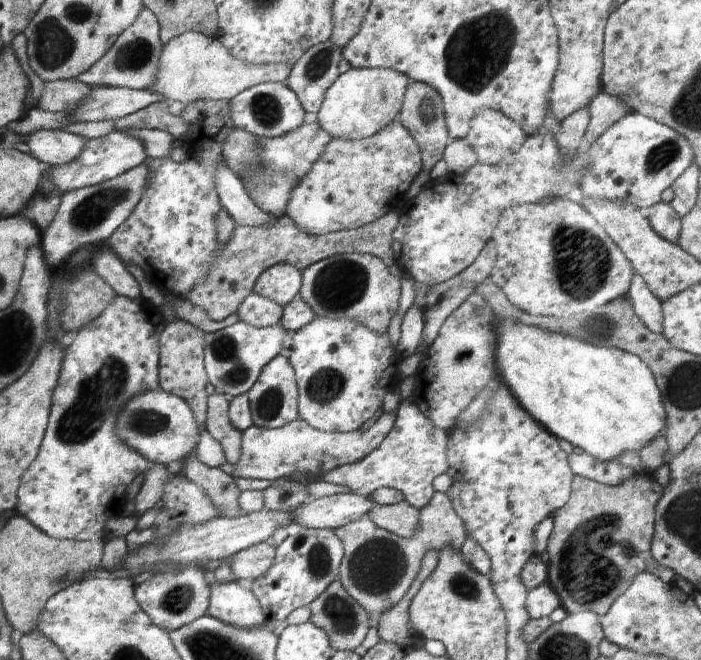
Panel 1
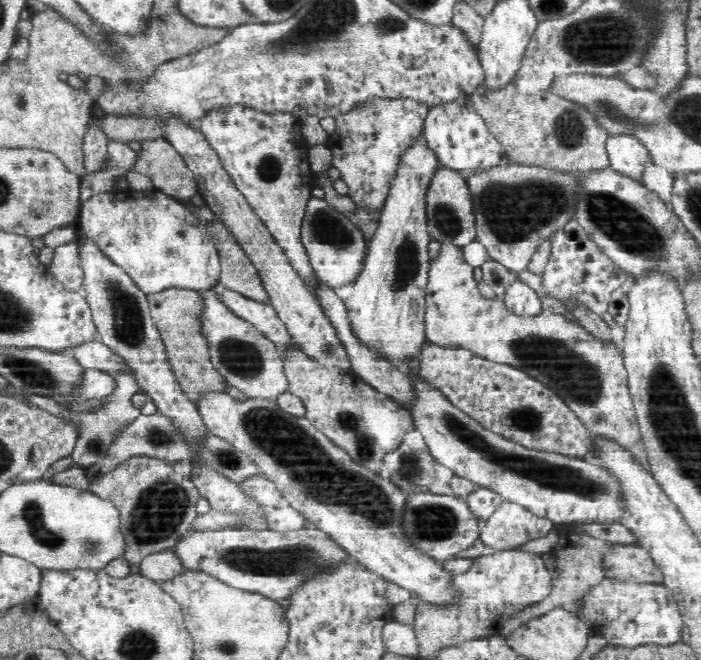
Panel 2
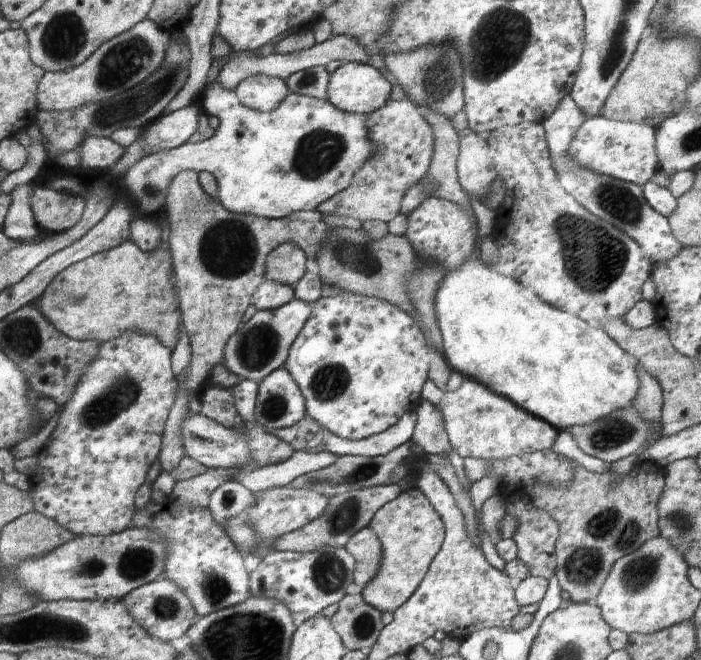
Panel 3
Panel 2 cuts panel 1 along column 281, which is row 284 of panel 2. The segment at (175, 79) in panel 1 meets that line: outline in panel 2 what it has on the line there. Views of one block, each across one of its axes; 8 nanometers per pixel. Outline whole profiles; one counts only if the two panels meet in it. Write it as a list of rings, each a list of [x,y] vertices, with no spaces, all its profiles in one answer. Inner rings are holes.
[[[75,240],[57,246],[54,249],[52,262],[48,266],[49,272],[67,289],[74,292],[81,291],[84,274],[79,257],[79,246]]]

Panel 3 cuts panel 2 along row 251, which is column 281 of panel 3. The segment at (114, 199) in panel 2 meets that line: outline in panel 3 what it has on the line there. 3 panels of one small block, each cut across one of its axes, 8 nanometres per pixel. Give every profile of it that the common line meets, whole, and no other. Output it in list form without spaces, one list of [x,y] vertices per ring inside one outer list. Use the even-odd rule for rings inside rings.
[[[218,79],[206,85],[202,102],[206,114],[216,116],[220,125],[205,141],[184,143],[175,149],[159,150],[144,156],[118,180],[118,190],[126,200],[138,203],[139,214],[160,214],[167,204],[168,189],[176,174],[183,170],[206,171],[218,179],[217,199],[229,211],[276,220],[299,211],[314,211],[324,202],[346,189],[355,174],[376,154],[376,144],[368,136],[368,115],[350,114],[338,110],[326,100],[308,98],[295,92],[276,106],[274,110],[254,112],[248,110],[233,90],[226,90]]]

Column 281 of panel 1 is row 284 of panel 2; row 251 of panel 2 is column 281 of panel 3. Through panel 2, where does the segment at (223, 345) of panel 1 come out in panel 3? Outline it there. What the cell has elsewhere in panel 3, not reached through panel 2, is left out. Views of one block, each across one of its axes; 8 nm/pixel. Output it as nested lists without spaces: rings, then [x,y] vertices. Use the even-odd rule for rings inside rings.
[[[292,300],[274,310],[259,310],[248,322],[240,324],[239,330],[228,338],[224,348],[224,366],[228,372],[243,380],[254,380],[261,383],[268,374],[283,367],[290,356],[291,346],[302,332],[303,326],[311,318],[312,304],[302,300]]]

